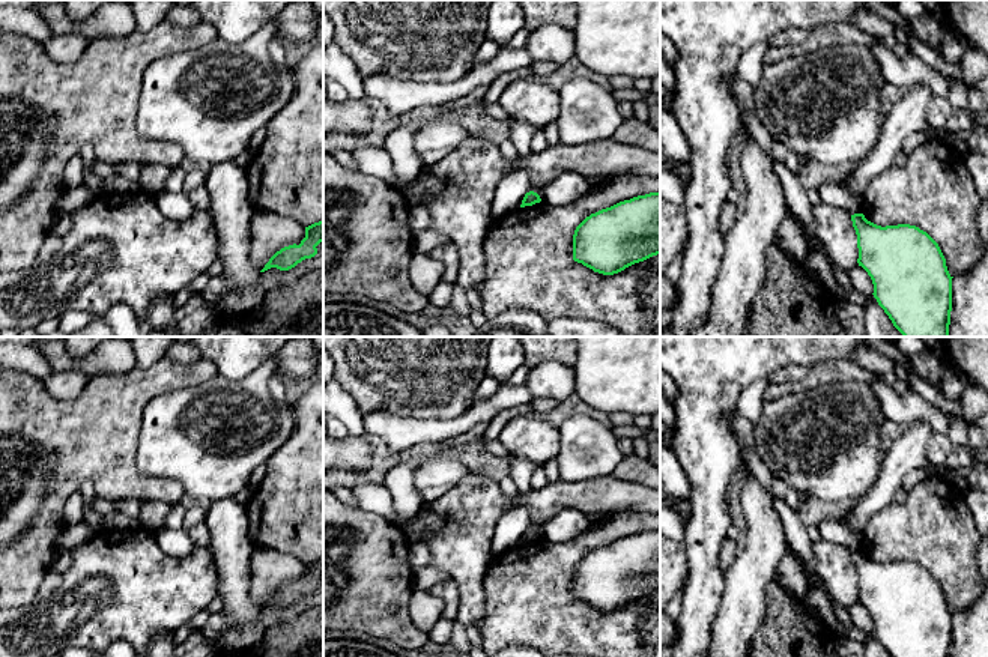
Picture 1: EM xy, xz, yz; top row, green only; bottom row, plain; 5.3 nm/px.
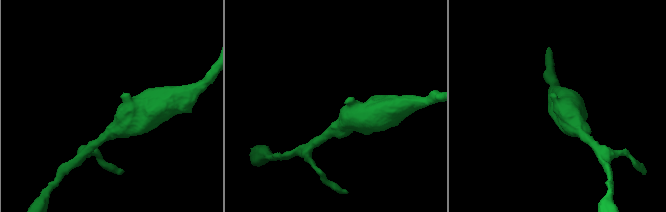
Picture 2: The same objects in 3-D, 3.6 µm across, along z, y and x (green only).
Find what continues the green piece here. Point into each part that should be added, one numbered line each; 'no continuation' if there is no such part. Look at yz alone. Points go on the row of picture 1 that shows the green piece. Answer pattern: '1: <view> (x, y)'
no continuation

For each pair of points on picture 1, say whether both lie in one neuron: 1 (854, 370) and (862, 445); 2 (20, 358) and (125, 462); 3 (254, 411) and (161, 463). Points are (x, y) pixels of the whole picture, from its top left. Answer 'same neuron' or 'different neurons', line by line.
1: different neurons
2: different neurons
3: same neuron

